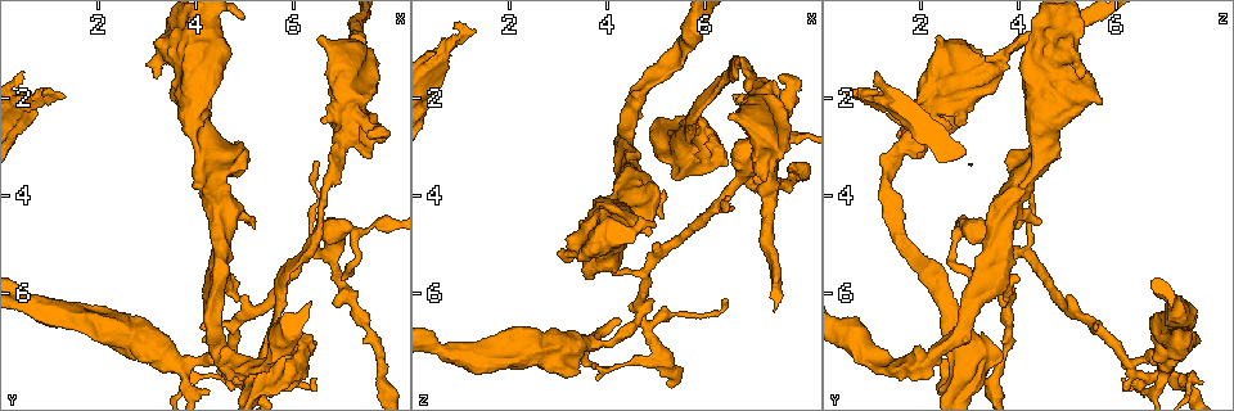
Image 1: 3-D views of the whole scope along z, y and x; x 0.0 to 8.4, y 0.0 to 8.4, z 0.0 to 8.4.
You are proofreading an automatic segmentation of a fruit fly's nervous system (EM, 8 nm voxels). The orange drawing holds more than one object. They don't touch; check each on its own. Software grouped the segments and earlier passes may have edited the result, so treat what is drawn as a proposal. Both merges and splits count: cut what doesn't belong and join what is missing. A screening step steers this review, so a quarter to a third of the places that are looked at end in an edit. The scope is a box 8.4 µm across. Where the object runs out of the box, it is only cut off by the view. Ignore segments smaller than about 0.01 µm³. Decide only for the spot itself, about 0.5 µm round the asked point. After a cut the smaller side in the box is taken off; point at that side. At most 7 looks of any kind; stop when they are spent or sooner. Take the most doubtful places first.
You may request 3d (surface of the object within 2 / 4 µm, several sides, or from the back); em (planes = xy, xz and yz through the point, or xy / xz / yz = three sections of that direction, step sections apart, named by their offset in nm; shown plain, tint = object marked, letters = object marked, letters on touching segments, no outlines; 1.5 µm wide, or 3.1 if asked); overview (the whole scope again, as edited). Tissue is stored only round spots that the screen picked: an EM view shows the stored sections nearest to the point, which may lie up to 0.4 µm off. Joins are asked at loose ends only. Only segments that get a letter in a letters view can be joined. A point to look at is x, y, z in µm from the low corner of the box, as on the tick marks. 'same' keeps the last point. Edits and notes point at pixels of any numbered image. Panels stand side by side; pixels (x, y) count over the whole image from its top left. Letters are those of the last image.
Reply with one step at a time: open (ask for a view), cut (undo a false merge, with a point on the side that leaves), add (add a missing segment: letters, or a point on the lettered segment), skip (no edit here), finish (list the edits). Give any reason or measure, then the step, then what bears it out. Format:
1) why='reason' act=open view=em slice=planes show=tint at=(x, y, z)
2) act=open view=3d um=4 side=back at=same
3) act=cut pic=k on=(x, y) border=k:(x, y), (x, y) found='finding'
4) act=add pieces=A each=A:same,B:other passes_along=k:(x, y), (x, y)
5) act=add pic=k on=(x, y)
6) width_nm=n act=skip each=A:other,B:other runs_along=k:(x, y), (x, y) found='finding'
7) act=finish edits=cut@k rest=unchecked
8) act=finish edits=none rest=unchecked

why='abrupt turn' act=open view=3d um=2 at=(4.70, 7.45, 6.35)

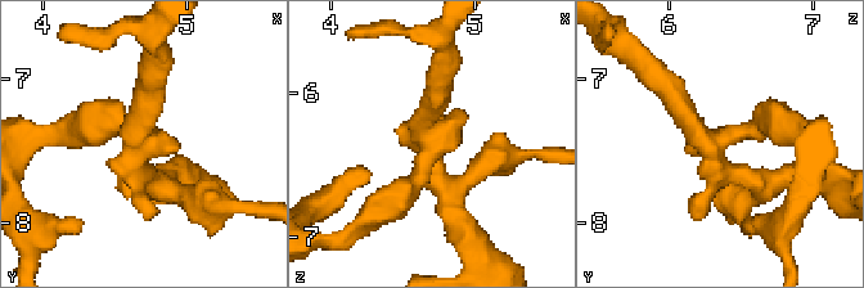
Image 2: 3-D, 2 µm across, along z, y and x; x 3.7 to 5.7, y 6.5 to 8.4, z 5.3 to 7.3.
why='now the EM' act=open view=em slice=planes show=letters at=(4.68, 7.42, 6.36)

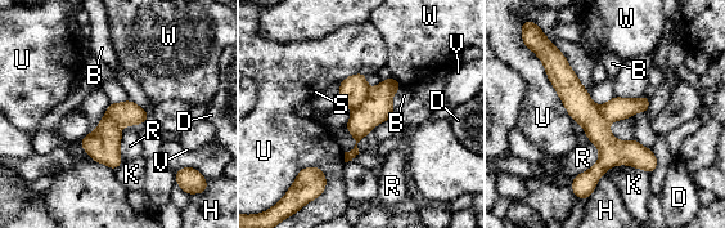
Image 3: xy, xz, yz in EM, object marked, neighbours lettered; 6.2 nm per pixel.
act=cut pic=3 on=(354, 90) each=B:other,D:other,H:other,K:other,R:other,S:other,U:other,V:other,W:other border=3:(369, 89), (365, 99), (352, 111) found='two cells meet here'

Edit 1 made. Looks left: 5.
act=open view=overview

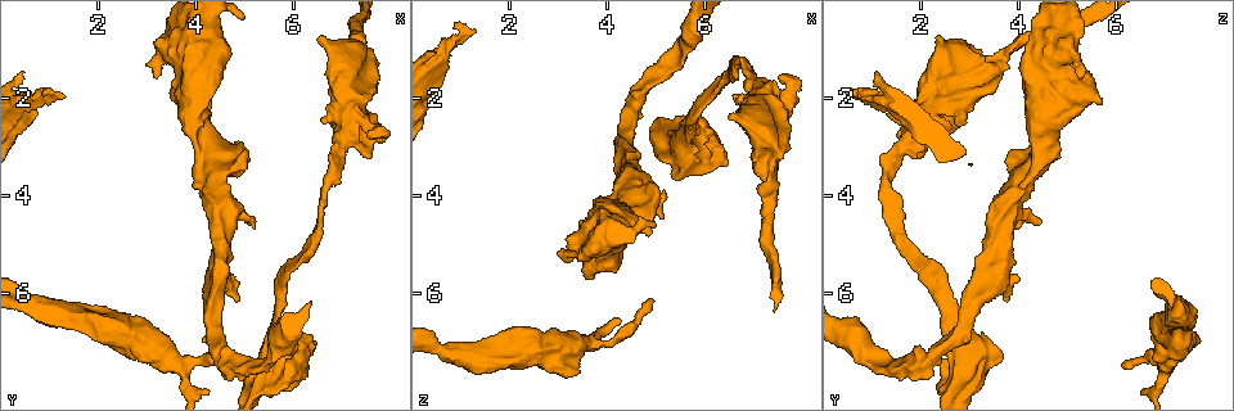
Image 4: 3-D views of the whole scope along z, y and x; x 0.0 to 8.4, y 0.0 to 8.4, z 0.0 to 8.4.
why='thick end' act=open view=3d um=4 at=(6.55, 0.80, 2.30)

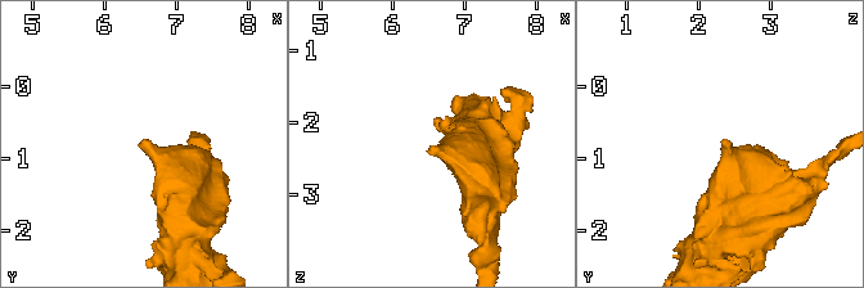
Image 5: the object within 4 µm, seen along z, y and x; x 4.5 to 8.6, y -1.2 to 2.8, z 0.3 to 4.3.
why='need the tissue' act=open view=em slice=yz step=4 show=letters at=(6.55, 0.75, 2.30)

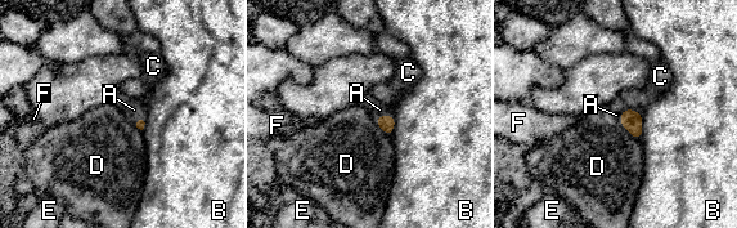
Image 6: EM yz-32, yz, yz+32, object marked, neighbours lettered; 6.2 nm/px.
act=add pieces=A each=A:same,B:other,C:other,D:other,E:other,F:other passes_along=6:(386, 123), (382, 116), (380, 110) found='it goes on there'

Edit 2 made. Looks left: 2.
act=finish edits=cut@3,add@6 rest=unchecked

